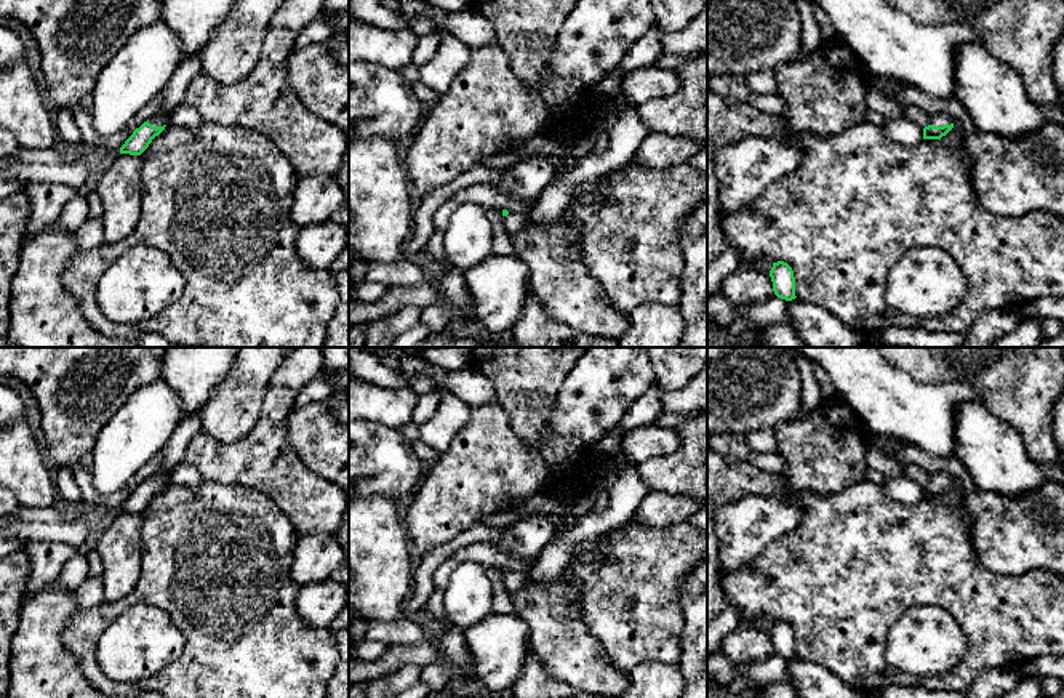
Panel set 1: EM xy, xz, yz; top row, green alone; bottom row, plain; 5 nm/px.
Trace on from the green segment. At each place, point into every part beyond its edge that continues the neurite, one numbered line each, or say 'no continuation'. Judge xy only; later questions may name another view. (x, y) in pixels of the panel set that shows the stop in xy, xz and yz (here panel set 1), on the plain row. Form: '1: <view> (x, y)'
1: xy (189, 426)

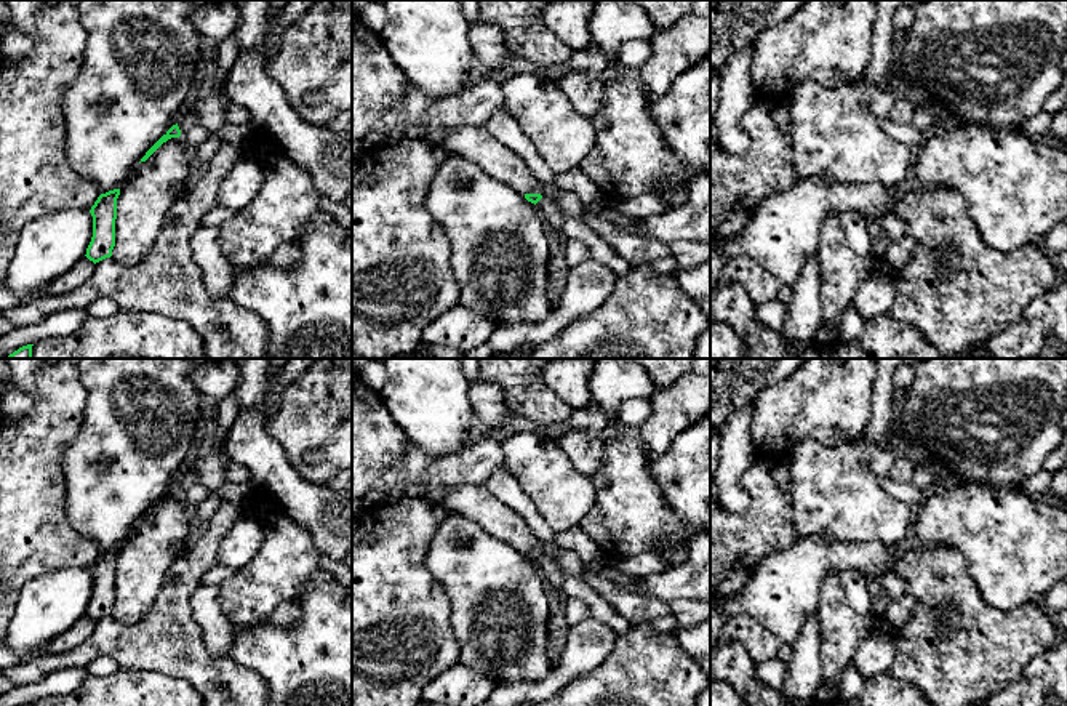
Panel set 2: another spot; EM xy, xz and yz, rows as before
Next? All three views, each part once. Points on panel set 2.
1: xy (186, 479)

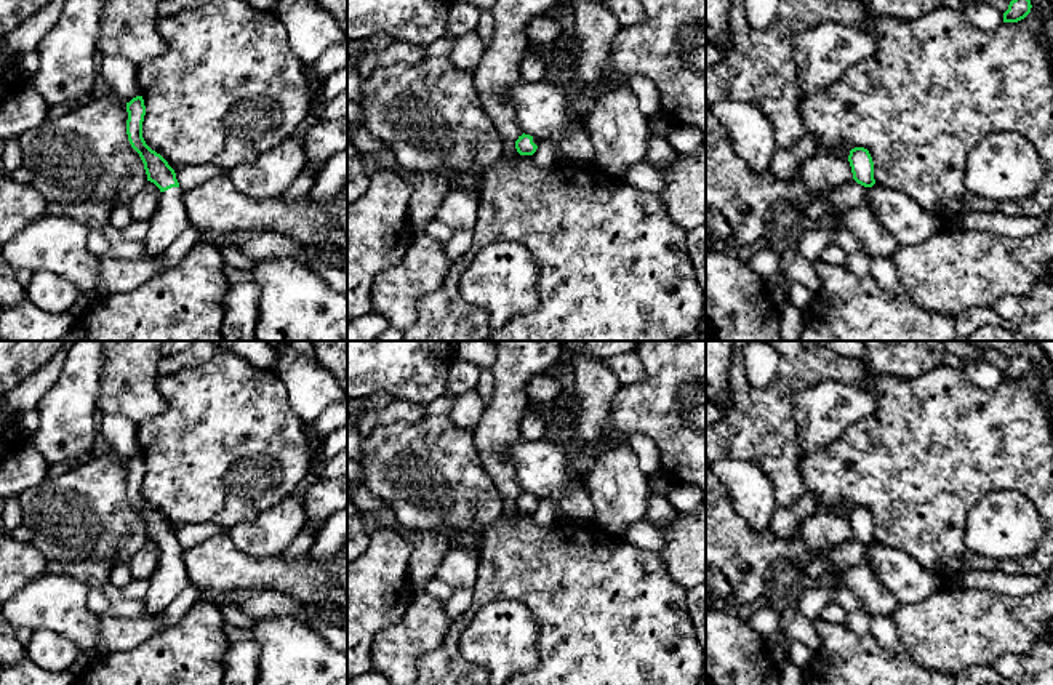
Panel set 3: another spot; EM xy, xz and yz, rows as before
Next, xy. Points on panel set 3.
1: xy (170, 578)

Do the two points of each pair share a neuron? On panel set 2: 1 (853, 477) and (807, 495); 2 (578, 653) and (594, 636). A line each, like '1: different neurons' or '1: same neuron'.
1: same neuron
2: same neuron

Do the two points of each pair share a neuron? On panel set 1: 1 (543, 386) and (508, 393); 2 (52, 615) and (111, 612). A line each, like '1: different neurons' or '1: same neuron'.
1: same neuron
2: different neurons

